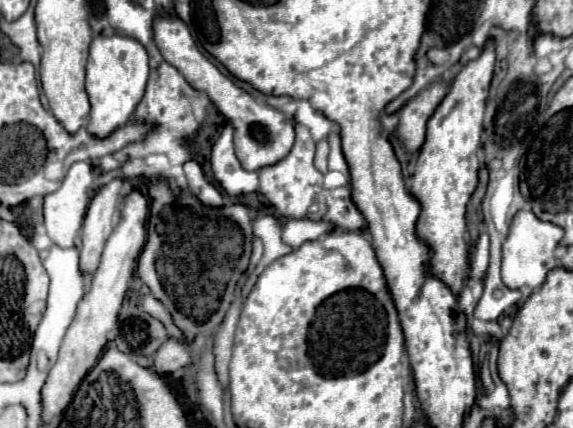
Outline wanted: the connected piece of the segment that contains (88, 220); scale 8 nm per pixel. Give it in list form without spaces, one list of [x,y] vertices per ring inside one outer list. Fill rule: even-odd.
[[[116,178],[104,184],[90,200],[82,228],[82,250],[80,250],[82,274],[94,274],[98,268],[102,248],[116,224],[116,214],[120,206],[120,188],[122,180]]]

